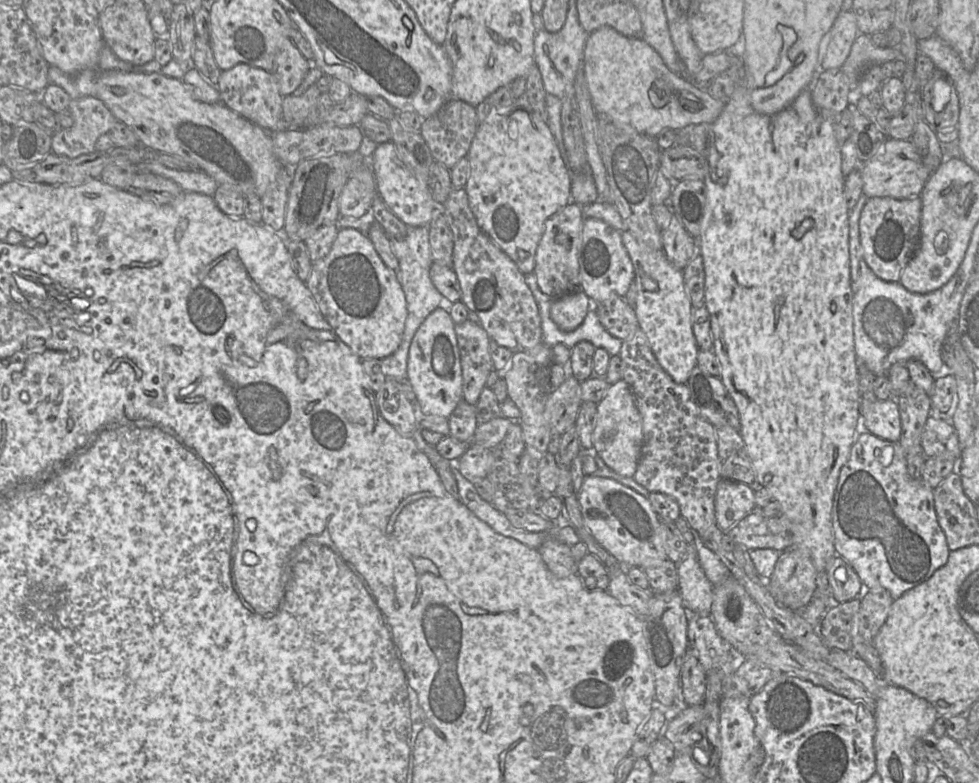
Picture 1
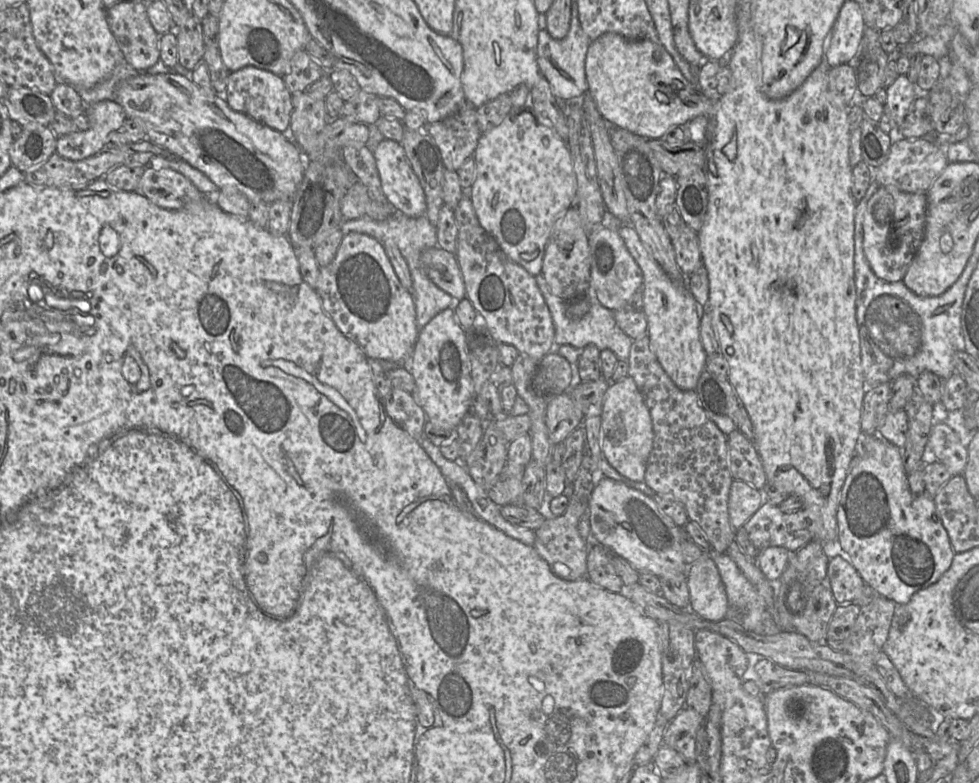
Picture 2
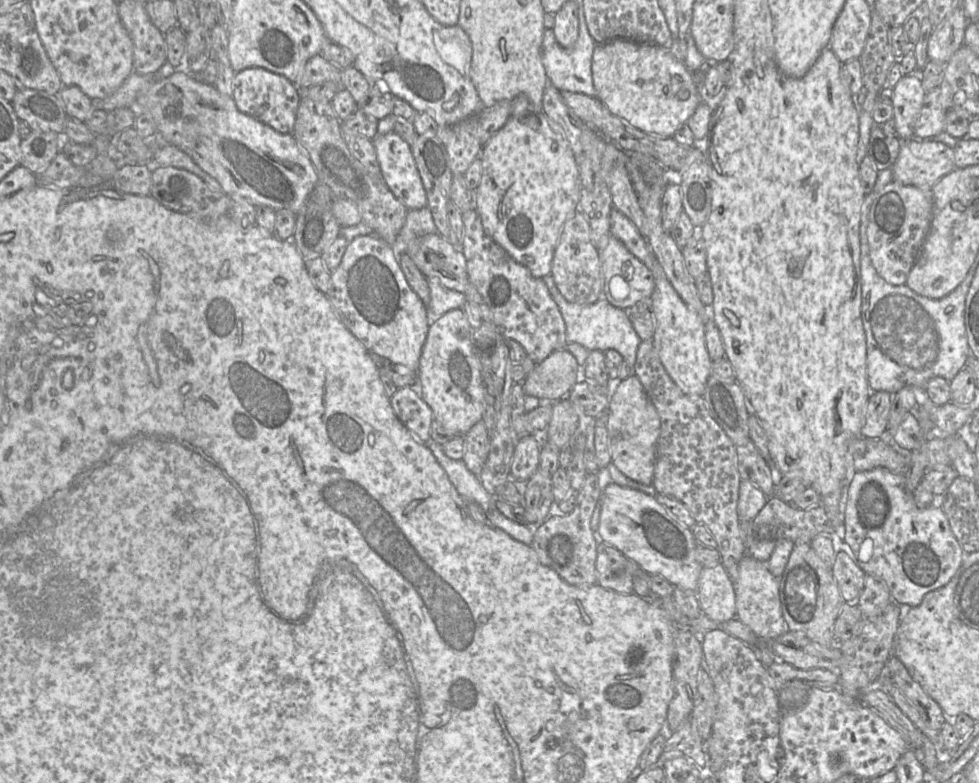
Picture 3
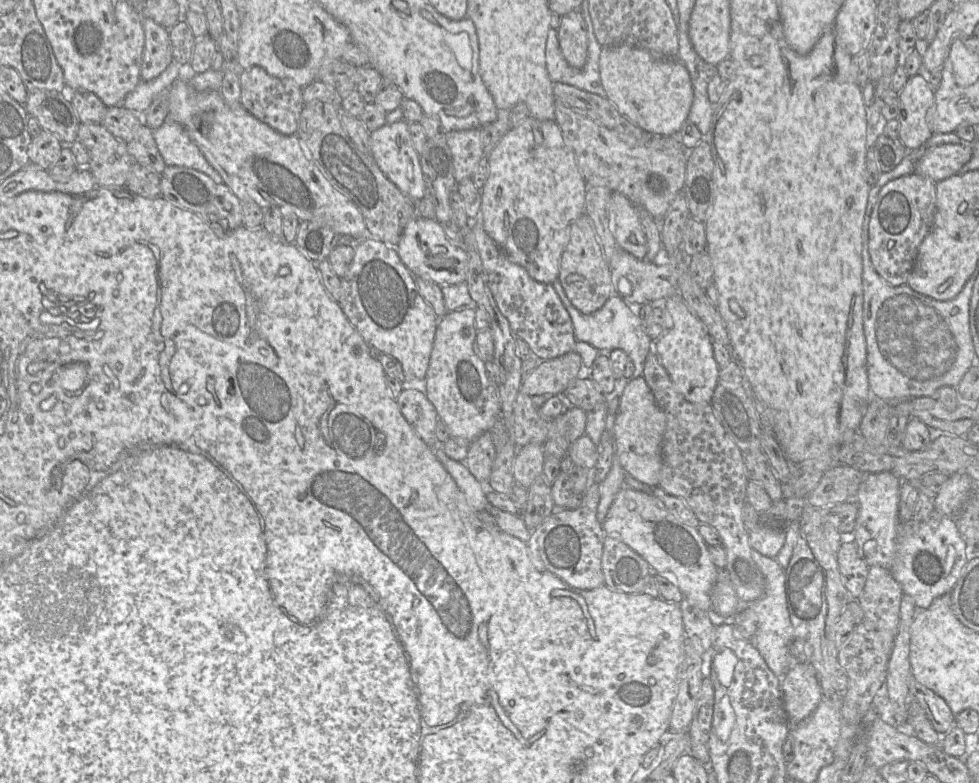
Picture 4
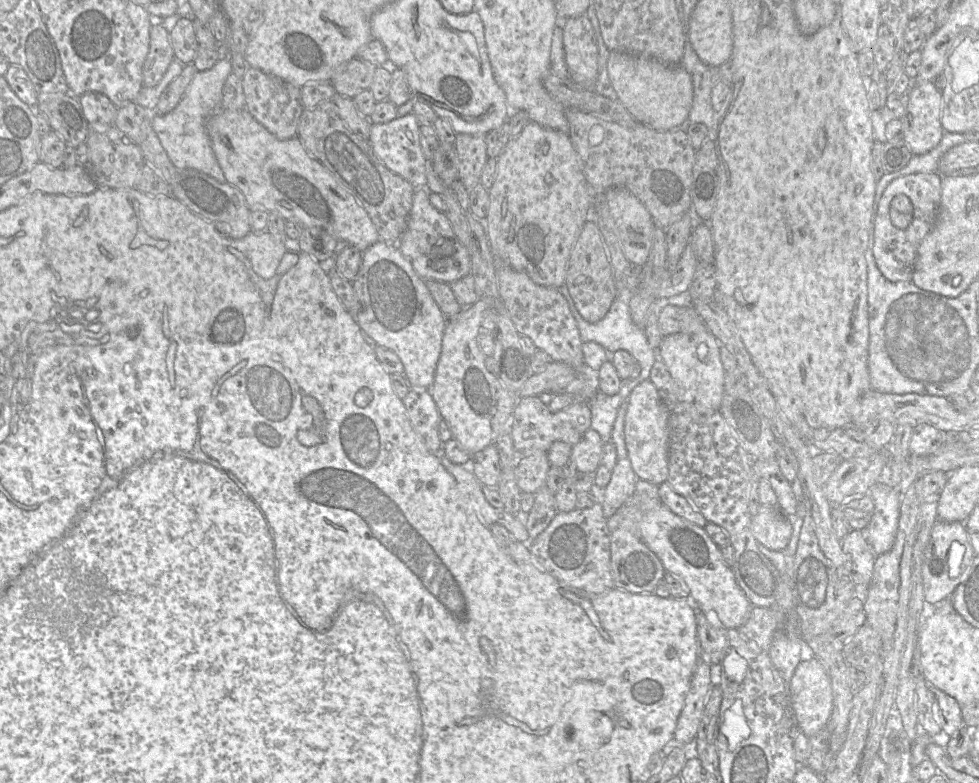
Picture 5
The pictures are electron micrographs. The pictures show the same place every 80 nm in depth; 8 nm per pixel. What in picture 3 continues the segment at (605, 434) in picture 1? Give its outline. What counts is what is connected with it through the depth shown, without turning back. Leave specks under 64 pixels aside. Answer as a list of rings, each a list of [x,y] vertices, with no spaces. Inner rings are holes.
[[[636,375],[621,380],[609,399],[606,427],[612,463],[630,479],[651,485],[661,422],[655,406]]]

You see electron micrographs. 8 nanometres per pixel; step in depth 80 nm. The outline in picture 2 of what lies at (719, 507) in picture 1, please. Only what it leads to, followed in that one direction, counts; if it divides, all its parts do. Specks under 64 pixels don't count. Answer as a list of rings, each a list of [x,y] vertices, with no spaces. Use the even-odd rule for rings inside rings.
[[[733,479],[728,499],[728,513],[732,527],[735,530],[743,527],[766,500],[764,491],[744,481]]]

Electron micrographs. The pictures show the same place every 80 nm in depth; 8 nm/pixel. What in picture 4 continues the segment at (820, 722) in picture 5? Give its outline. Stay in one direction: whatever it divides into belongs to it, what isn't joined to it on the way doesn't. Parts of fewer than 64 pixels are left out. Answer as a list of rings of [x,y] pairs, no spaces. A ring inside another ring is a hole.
[[[798,662],[782,681],[785,711],[792,725],[808,718],[823,698],[815,668],[810,662]]]

